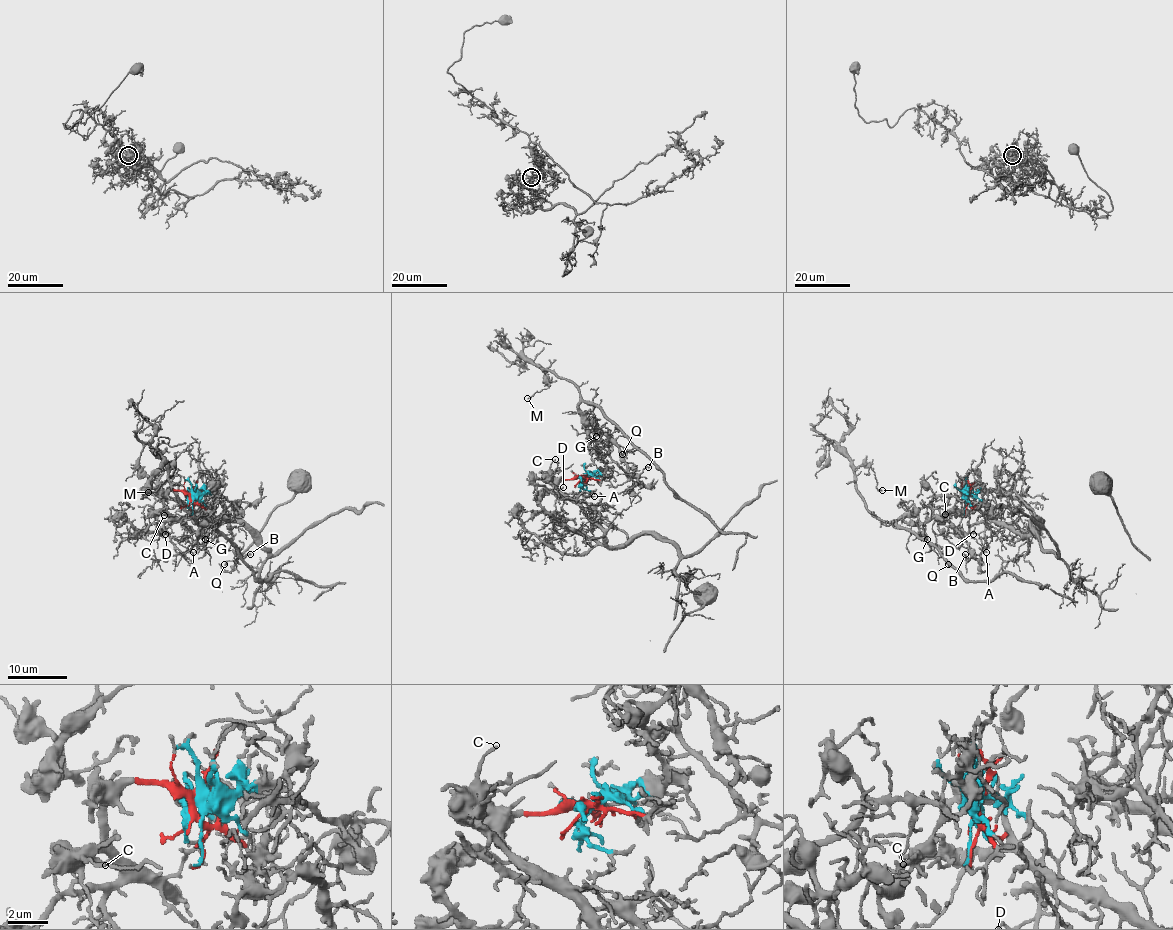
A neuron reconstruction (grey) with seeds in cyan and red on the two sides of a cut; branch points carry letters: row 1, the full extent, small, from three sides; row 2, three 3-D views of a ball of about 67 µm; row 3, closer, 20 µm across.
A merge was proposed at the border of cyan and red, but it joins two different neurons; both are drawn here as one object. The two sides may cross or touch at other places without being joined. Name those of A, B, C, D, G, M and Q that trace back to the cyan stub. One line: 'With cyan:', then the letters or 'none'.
With cyan: B, G, M, Q

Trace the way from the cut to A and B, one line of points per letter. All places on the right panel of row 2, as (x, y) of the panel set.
A: (968, 497), (967, 491), (976, 509), (986, 518), (981, 540), (986, 552)
B: (968, 497), (943, 520), (934, 518), (946, 520), (959, 533), (966, 554)

